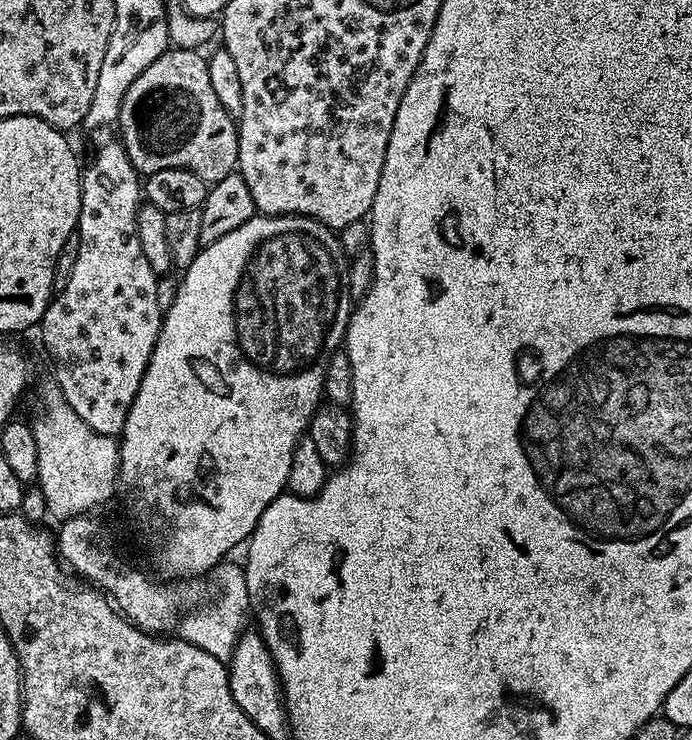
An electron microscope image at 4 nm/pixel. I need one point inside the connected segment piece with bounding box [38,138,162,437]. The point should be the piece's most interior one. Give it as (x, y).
(99, 332)

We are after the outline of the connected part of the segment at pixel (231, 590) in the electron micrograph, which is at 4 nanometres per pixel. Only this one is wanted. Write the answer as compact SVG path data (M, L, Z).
M225 558L216 565L215 576L224 593L217 600L210 601L209 604L201 603L185 612L180 617L178 636L179 639L198 646L198 650L206 650L206 654L214 654L214 658L227 662L234 654L234 646L238 642L241 632L245 631L244 619L247 616L249 619L250 616L248 587L243 567L239 563L236 565L232 558Z

